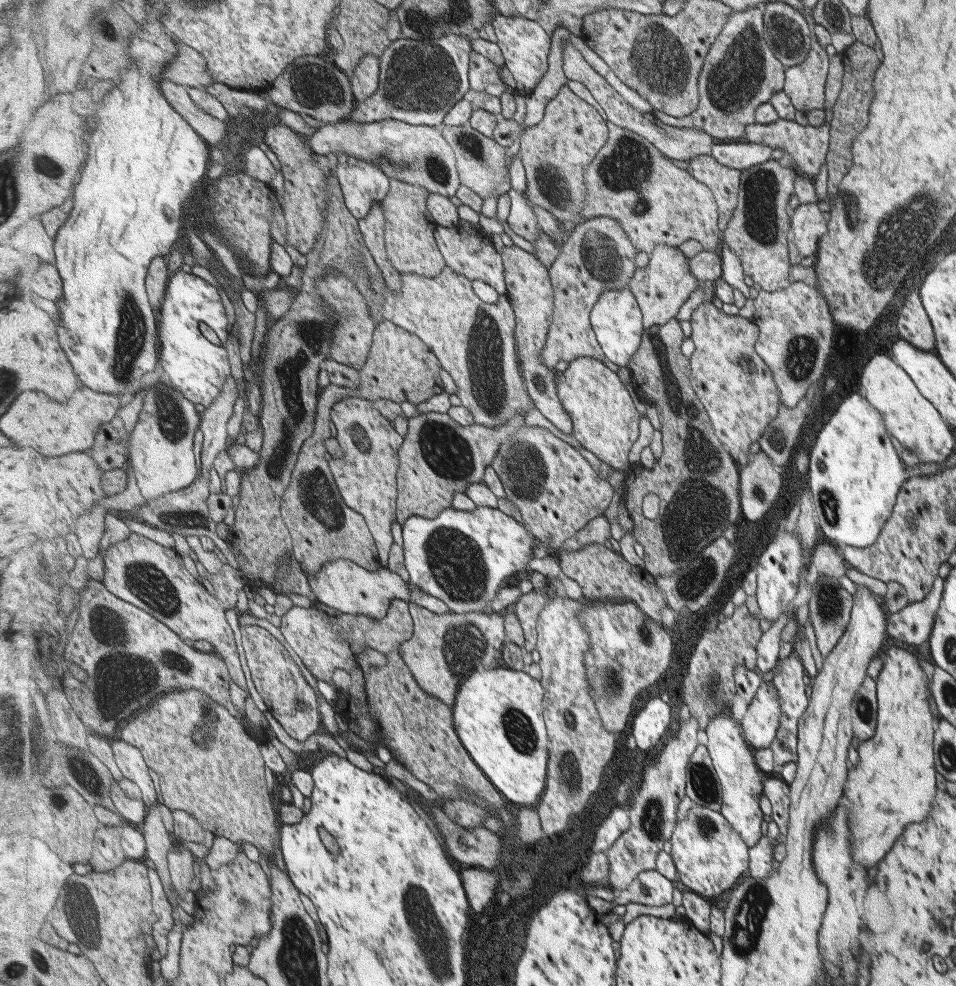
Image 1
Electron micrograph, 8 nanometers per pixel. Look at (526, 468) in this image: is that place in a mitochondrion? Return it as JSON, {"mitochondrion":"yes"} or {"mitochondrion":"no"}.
{"mitochondrion":"yes"}

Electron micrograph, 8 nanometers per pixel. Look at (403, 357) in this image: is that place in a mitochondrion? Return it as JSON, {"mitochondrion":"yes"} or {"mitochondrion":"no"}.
{"mitochondrion":"no"}

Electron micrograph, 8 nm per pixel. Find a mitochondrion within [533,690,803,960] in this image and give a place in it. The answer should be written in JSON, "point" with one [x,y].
{"point":[750,915]}

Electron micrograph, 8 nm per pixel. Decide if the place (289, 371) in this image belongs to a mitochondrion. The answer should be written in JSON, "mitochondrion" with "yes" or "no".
{"mitochondrion":"yes"}

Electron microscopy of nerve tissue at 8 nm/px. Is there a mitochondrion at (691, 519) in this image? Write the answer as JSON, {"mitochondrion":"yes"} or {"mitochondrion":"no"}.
{"mitochondrion":"yes"}

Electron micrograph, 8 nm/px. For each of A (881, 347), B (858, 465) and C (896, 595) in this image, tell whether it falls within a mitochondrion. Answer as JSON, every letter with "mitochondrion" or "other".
{"A":"other","B":"other","C":"other"}

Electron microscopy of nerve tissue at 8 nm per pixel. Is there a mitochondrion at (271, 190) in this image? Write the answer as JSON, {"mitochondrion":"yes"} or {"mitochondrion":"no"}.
{"mitochondrion":"no"}

